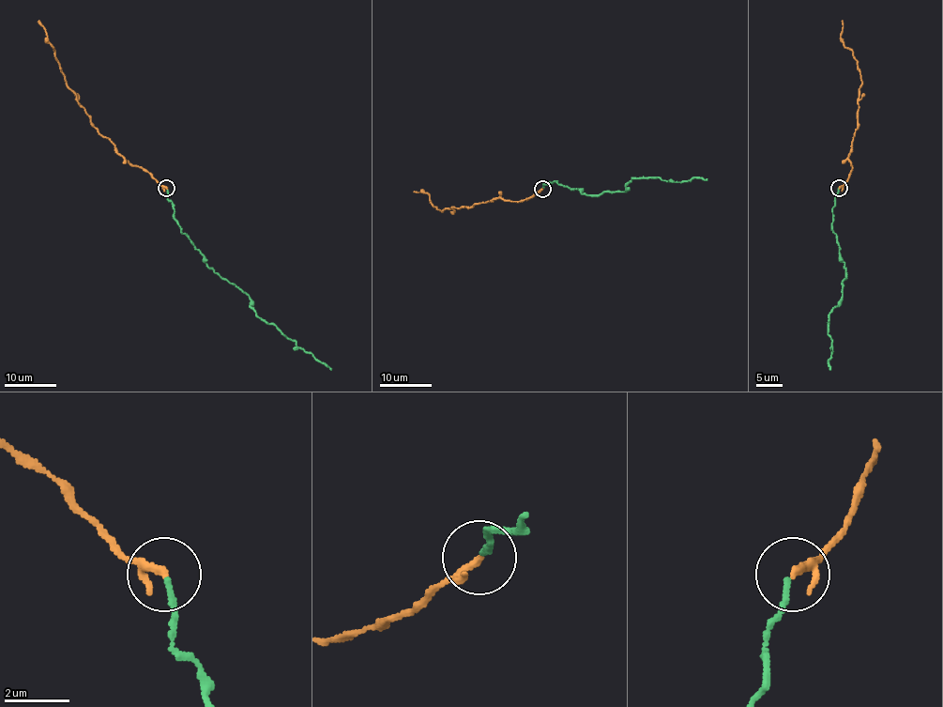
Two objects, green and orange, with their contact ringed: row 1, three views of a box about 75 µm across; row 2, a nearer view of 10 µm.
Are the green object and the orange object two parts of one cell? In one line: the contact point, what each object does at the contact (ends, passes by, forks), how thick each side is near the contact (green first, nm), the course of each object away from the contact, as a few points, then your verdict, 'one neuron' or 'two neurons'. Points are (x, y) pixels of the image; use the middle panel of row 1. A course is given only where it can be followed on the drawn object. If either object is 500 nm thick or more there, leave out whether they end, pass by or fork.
(542, 189) | green ends | orange passes by | 170/160 nm | green via (542, 188), (553, 181), (598, 195), (624, 192), (633, 178), (707, 178) | orange via (542, 189), (518, 202), (495, 198), (469, 207), (442, 210), (422, 190), (415, 192) | one neuron

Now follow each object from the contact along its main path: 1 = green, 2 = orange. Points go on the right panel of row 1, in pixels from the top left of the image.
1: (838, 188), (831, 224), (845, 277), (839, 303), (828, 315), (828, 334), (833, 347), (828, 361), (828, 369)
2: (839, 188), (852, 169), (848, 154), (858, 126), (861, 84), (854, 53), (847, 48), (841, 37), (842, 20)

